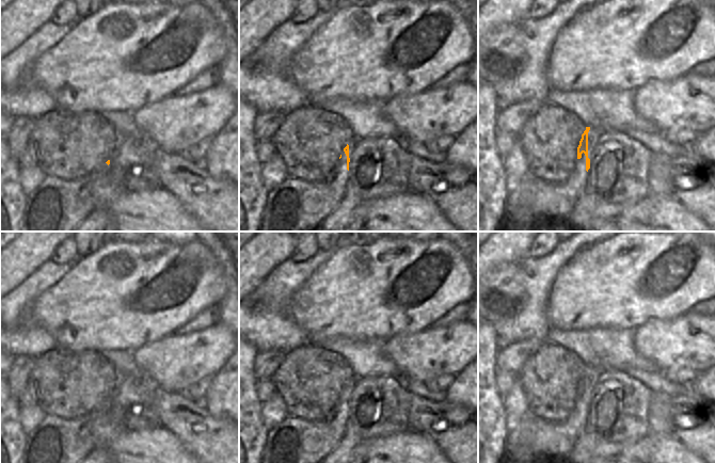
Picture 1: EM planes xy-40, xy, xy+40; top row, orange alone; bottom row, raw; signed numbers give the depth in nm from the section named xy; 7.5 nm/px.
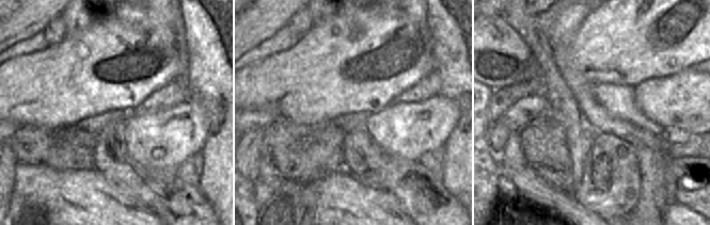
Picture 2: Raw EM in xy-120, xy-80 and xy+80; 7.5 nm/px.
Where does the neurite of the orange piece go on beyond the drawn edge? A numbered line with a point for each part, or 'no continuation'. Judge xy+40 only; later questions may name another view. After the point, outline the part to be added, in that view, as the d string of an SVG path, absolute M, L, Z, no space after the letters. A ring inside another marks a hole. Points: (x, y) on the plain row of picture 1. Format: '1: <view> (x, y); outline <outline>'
no continuation

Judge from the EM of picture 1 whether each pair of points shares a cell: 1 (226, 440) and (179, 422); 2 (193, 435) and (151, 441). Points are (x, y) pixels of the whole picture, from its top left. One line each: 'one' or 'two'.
1: one
2: two

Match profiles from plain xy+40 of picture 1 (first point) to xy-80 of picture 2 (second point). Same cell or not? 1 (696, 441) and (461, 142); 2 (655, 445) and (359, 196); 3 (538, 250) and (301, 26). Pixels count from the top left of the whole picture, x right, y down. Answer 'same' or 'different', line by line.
1: different
2: same
3: same

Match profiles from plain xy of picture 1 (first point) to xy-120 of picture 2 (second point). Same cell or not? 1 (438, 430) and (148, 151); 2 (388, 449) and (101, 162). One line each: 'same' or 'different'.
1: different
2: different

